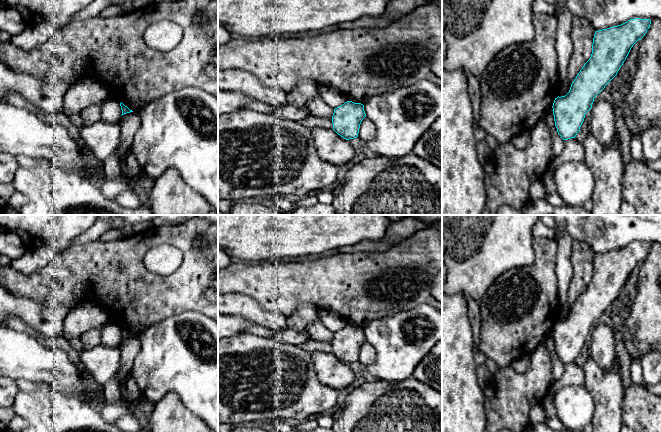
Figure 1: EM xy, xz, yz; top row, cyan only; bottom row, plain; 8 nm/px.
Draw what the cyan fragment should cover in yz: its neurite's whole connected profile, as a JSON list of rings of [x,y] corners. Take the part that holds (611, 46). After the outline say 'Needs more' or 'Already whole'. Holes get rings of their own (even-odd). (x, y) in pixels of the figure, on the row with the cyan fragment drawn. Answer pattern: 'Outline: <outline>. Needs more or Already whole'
Outline: [[[634,18],[595,32],[590,59],[577,74],[569,92],[555,98],[552,106],[555,126],[563,140],[576,137],[594,98],[617,75],[631,48],[645,36],[650,24],[650,19]]]. Already whole

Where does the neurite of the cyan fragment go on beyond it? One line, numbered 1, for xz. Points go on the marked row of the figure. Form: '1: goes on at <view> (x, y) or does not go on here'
1: does not go on here

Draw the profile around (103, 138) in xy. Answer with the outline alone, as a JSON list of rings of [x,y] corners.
[[[80,114],[68,117],[77,127],[80,137],[101,161],[104,162],[107,158],[112,156],[118,156],[121,160],[129,155],[134,155],[132,146],[127,149],[124,154],[119,151],[121,143],[119,124],[110,124],[106,121],[98,120],[89,125],[85,125],[82,122]]]

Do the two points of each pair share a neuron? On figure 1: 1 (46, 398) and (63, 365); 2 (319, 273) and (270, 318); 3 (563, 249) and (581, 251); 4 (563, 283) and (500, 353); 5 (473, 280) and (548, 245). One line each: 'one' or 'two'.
1: two
2: two
3: two
4: two
5: two

